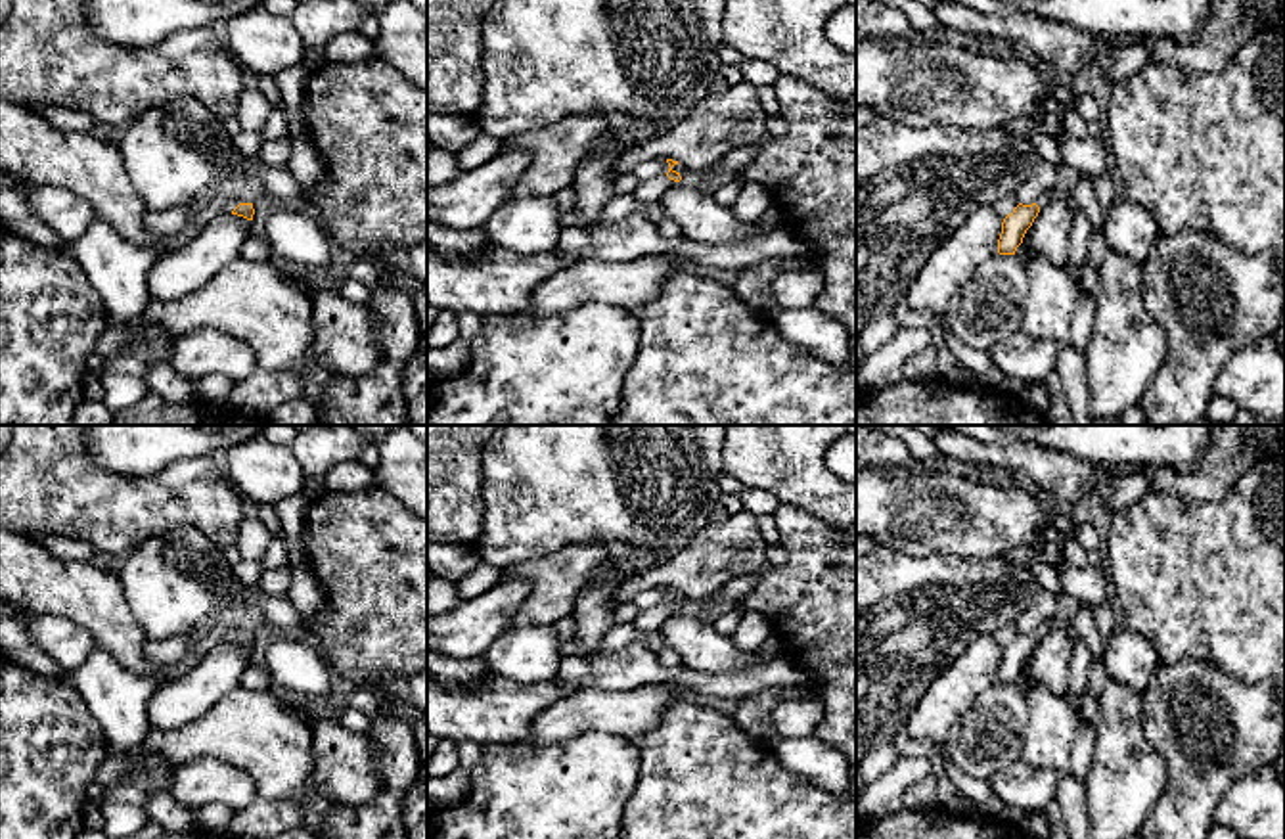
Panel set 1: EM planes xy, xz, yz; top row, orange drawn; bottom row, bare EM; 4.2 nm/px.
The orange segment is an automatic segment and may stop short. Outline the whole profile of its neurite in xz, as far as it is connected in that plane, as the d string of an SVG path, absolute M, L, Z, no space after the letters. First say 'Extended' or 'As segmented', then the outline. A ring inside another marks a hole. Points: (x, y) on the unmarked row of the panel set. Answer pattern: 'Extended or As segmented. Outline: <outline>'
Extended. Outline: M666 588L668 592L668 601L665 605L655 605L649 609L643 609L638 613L638 617L634 619L634 626L640 632L649 632L649 630L659 630L661 623L672 613L672 611L680 611L682 605L680 601L676 601L672 596L678 594L678 590Z

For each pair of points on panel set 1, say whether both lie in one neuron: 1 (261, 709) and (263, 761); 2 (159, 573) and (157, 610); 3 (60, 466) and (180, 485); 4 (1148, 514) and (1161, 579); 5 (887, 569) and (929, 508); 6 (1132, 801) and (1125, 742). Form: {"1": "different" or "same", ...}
{"1": "same", "2": "same", "3": "same", "4": "same", "5": "different", "6": "same"}

